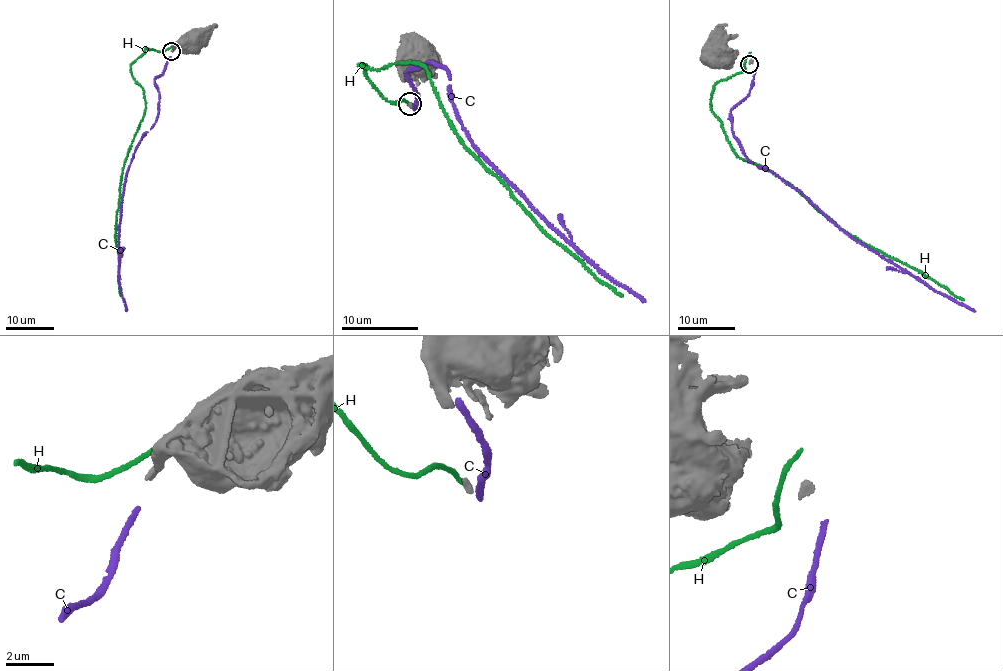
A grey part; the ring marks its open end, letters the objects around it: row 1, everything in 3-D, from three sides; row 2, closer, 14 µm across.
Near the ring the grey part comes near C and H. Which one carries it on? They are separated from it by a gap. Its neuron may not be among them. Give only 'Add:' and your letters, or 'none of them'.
Add: none of them

